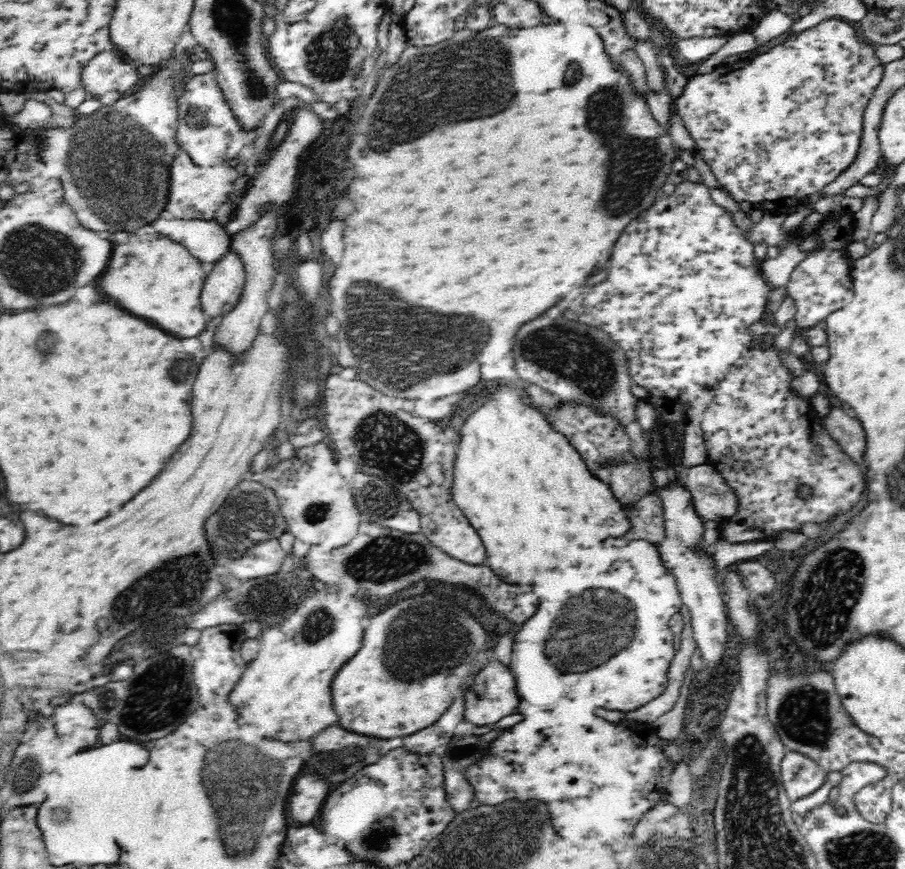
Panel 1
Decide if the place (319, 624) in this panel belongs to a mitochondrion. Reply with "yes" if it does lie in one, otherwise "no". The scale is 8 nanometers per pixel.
yes

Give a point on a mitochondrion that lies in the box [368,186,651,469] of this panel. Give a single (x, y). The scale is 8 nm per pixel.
(575, 355)

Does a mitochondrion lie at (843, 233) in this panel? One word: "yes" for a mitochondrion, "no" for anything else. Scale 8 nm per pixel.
no

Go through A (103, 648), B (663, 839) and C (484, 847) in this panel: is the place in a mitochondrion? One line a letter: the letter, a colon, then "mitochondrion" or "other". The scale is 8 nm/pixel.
A: other
B: mitochondrion
C: mitochondrion

